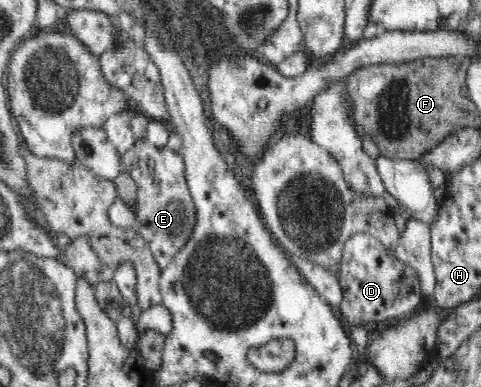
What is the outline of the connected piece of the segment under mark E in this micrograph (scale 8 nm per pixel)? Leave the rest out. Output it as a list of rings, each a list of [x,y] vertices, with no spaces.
[[[136,137],[132,148],[122,157],[122,163],[125,165],[125,173],[131,175],[138,189],[136,229],[146,240],[159,268],[163,270],[186,245],[198,220],[198,212],[187,183],[186,164],[181,152],[167,146],[159,148],[147,139]]]

